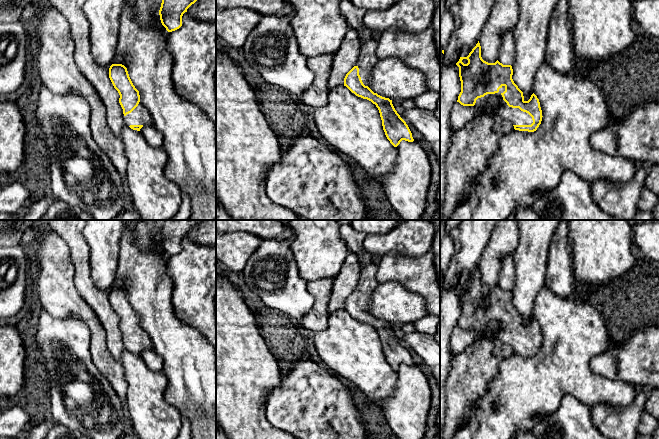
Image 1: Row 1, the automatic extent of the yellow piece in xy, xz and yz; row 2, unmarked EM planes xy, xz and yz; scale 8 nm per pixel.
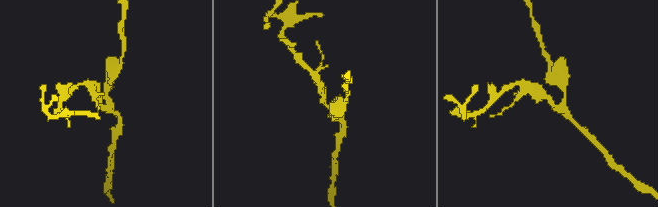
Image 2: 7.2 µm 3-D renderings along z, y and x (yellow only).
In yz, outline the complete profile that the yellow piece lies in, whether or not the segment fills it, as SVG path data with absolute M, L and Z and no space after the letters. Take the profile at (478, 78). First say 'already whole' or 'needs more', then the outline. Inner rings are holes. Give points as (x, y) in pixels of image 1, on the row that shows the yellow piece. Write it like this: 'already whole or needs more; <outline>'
needs more; M479 41L467 57L460 57L456 65L459 67L461 81L461 92L457 102L463 106L482 106L494 94L502 101L502 105L497 109L498 115L510 121L515 130L528 132L537 130L543 117L539 99L533 93L528 101L524 100L523 92L512 79L511 65L503 65L498 60L495 63L484 61L481 57Z

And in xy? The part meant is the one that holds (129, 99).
needs more; M112 64L109 78L120 95L119 103L123 109L125 124L137 131L152 124L150 112L140 102L139 91L133 85L127 68L122 64Z

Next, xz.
needs more; M367 40L362 43L355 66L344 78L344 86L356 96L376 105L385 135L390 143L397 147L402 140L413 142L414 139L408 125L395 110L392 100L374 93L368 87L371 72L379 61L376 56L377 43L376 40Z

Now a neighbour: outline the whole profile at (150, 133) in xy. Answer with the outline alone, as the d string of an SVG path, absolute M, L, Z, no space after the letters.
M152 124L140 129L141 135L154 148L163 147L163 135Z

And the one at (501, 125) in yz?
M500 116L494 117L493 129L503 134L509 134L515 130L513 124L510 121L505 120Z

